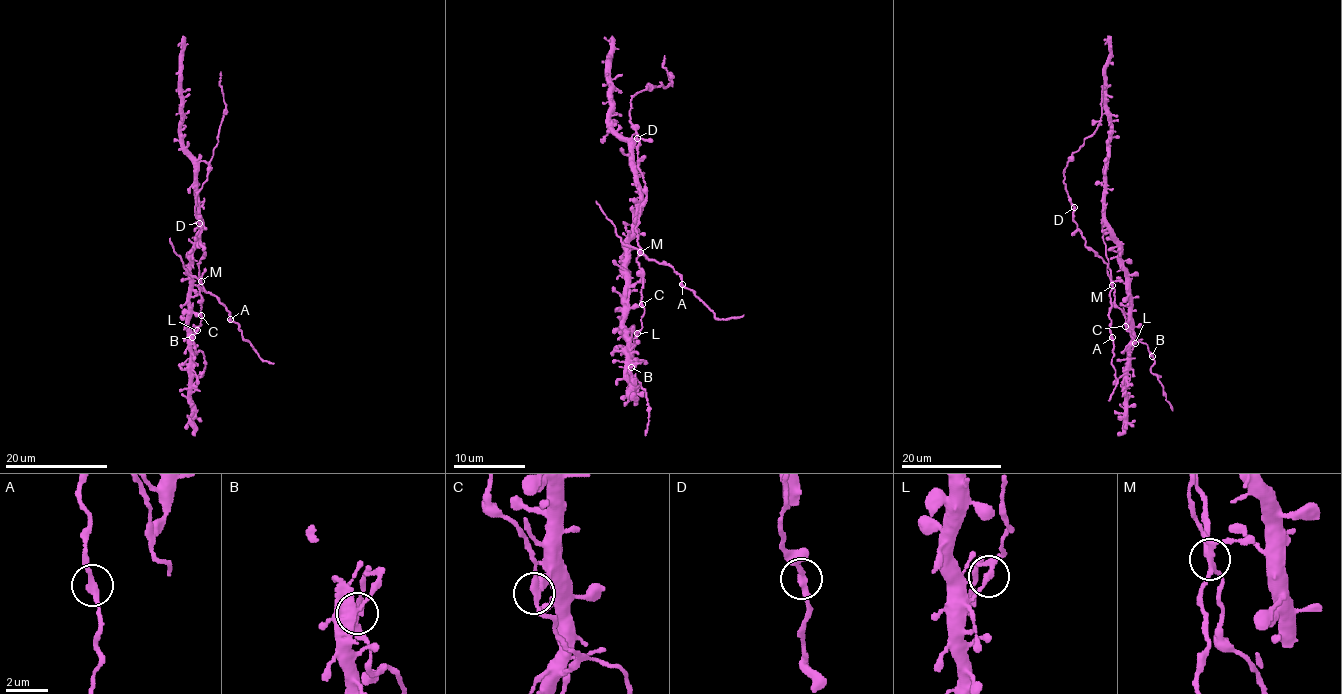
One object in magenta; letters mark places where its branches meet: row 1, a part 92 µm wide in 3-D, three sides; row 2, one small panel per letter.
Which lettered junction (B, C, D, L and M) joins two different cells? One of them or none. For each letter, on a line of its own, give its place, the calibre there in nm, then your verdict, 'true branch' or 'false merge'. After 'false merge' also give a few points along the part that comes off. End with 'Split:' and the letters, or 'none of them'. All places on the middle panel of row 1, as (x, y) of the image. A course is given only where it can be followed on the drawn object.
B: at (631, 367); 320 nm thick; true branch
C: at (642, 304); 200 nm thick; true branch
D: at (637, 138); 240 nm thick; true branch
L: at (637, 333); 220 nm thick; true branch
M: at (640, 252); 240 nm thick; false merge; foreign part runs (640, 251), (672, 268), (714, 318), (720, 321), (743, 315)
Split: M

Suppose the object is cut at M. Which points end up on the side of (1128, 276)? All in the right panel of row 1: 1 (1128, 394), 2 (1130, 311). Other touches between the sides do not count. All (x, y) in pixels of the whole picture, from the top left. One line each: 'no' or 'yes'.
1: yes
2: yes

